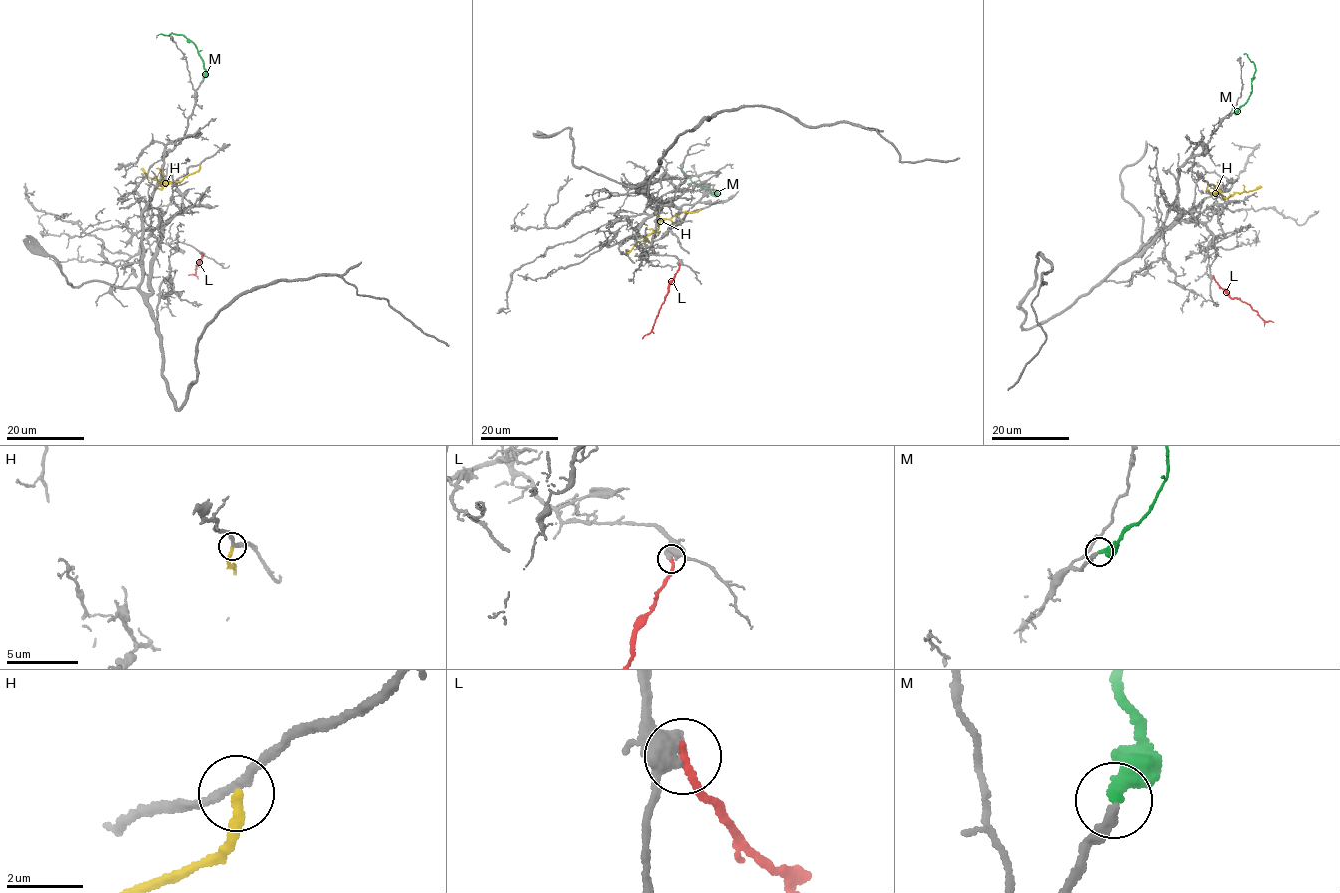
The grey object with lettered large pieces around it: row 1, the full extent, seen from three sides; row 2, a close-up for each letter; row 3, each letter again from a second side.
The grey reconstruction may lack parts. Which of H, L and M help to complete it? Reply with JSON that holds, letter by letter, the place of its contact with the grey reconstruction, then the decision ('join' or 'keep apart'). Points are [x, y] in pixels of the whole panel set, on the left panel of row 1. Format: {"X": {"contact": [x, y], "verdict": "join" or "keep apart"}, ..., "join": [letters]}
{"H": {"contact": [200, 164], "verdict": "keep apart"}, "L": {"contact": [201, 253], "verdict": "keep apart"}, "M": {"contact": [203, 78], "verdict": "join"}, "join": ["M"]}

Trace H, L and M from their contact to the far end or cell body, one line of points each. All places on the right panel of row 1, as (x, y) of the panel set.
H: (1208, 185), (1209, 192), (1228, 198), (1260, 186)
L: (1213, 277), (1225, 293), (1250, 305), (1264, 320), (1273, 322)
M: (1233, 113), (1251, 93), (1255, 71), (1253, 62), (1243, 54)

